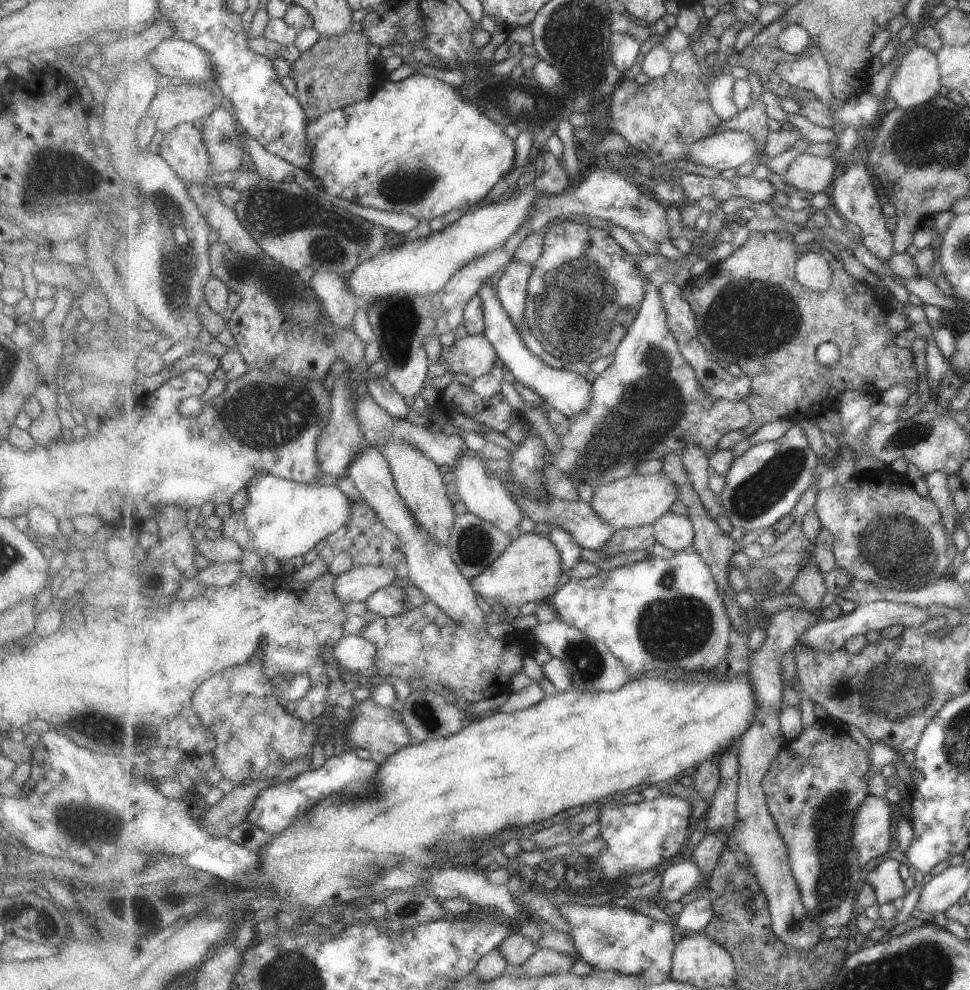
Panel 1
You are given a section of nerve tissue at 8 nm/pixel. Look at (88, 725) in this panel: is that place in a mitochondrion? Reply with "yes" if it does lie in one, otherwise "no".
yes

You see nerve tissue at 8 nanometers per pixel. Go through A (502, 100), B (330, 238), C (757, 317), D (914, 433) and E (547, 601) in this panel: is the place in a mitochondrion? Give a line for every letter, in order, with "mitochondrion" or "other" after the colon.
A: mitochondrion
B: mitochondrion
C: mitochondrion
D: mitochondrion
E: other

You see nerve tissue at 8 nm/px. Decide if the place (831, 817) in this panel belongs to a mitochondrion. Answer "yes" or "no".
yes

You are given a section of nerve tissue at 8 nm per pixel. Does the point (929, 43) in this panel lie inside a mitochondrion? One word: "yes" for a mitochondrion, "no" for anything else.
no

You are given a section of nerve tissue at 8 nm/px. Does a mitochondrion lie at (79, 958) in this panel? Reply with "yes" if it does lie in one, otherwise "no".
no

